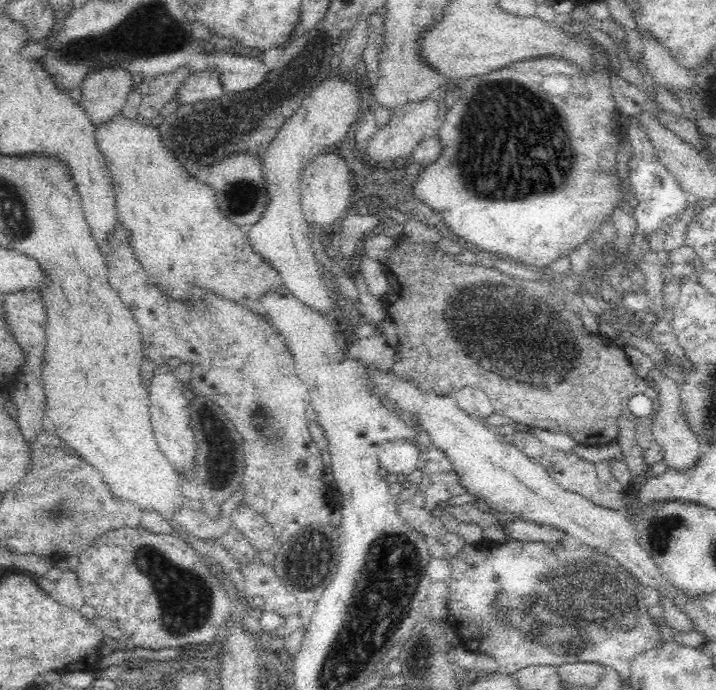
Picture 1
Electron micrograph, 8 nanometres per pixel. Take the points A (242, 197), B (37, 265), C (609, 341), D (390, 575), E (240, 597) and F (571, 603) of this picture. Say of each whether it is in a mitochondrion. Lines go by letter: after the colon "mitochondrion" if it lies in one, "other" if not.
A: mitochondrion
B: other
C: other
D: mitochondrion
E: other
F: mitochondrion

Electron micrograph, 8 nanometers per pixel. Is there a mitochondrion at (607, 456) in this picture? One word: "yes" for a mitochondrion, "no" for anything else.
no

